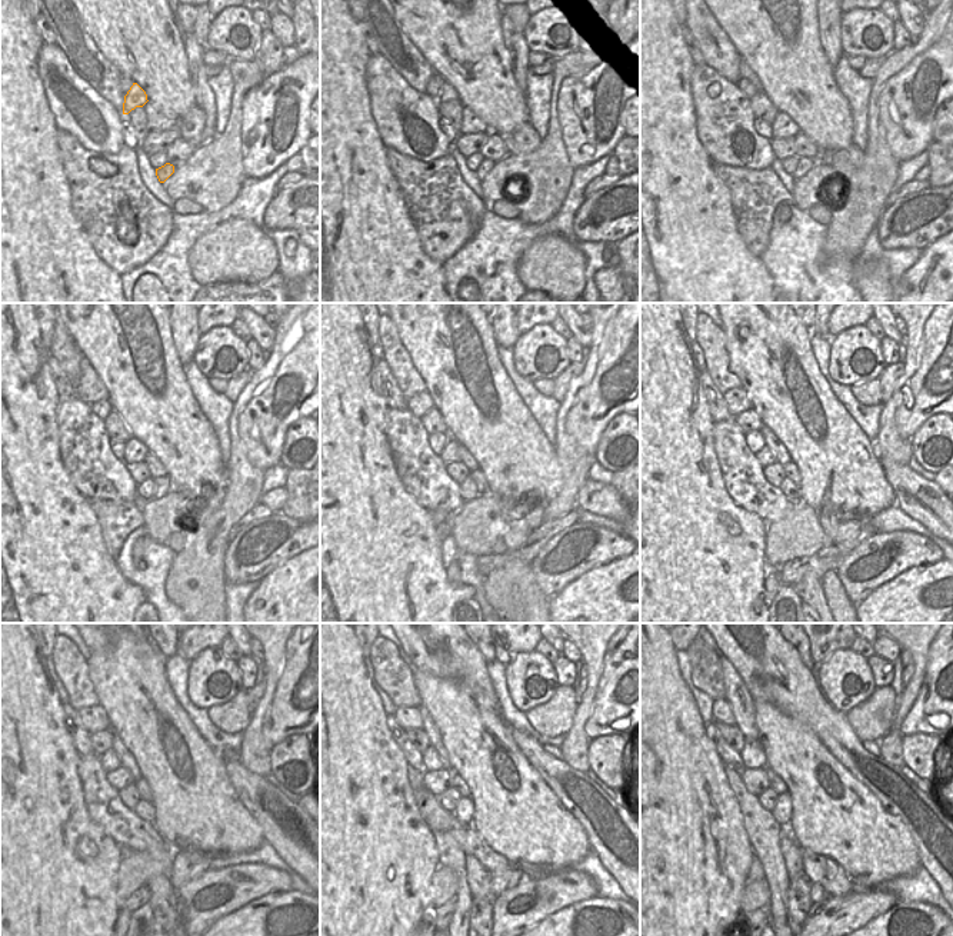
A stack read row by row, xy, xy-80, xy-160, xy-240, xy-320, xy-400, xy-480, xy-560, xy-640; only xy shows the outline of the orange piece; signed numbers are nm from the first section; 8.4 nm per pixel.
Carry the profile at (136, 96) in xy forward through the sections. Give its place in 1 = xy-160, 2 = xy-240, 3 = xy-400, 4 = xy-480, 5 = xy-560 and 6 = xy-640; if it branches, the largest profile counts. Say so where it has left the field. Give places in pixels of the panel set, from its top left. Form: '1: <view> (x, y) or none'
1: xy-160 (746, 72)
2: xy-240 (89, 387)
3: xy-400 (710, 337)
4: xy-480 (72, 668)
5: xy-560 (395, 676)
6: xy-640 (706, 673)

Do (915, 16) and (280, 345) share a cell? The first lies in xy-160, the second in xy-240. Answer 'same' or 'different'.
different

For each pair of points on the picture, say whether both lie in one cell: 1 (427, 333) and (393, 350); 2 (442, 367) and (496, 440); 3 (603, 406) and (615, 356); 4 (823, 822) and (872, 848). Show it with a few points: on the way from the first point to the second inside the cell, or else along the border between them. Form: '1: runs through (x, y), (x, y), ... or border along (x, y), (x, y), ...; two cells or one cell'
1: border along (389, 317), (419, 375); two cells
2: runs through (457, 386), (472, 400), (486, 422); one cell
3: runs through (600, 393), (597, 382), (606, 369); one cell
4: runs through (835, 822), (847, 823), (860, 836); one cell

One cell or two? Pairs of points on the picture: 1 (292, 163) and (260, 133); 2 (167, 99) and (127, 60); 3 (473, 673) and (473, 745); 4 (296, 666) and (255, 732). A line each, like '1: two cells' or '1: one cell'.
1: two cells
2: one cell
3: two cells
4: two cells

